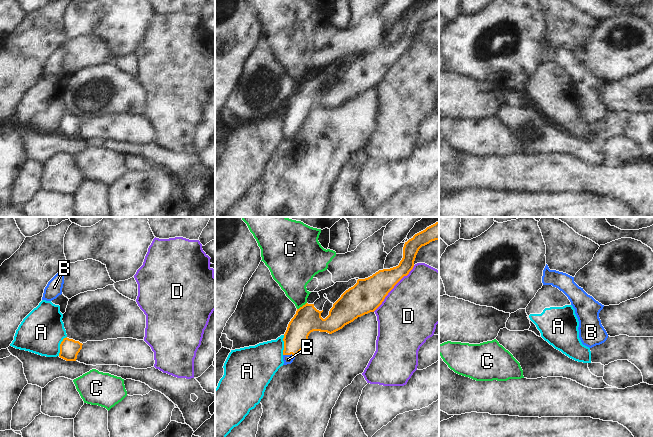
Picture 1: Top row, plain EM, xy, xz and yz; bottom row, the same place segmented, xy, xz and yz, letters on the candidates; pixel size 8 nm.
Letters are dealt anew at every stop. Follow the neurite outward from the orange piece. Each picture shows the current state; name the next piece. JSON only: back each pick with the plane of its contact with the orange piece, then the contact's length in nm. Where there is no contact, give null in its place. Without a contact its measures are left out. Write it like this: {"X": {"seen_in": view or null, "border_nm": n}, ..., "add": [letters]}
{"B": {"seen_in": "xz", "border_nm": 110}, "add": ["B"]}

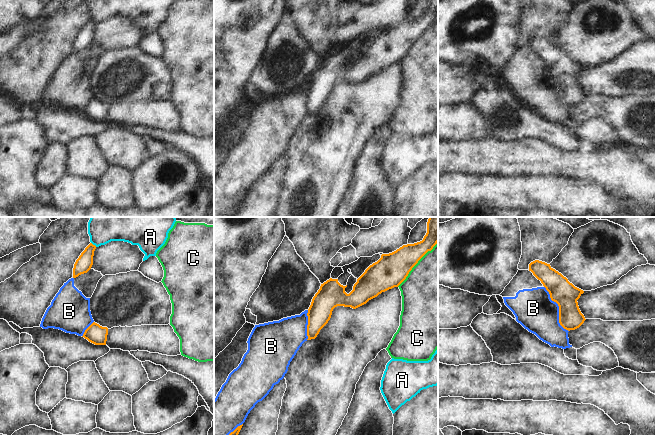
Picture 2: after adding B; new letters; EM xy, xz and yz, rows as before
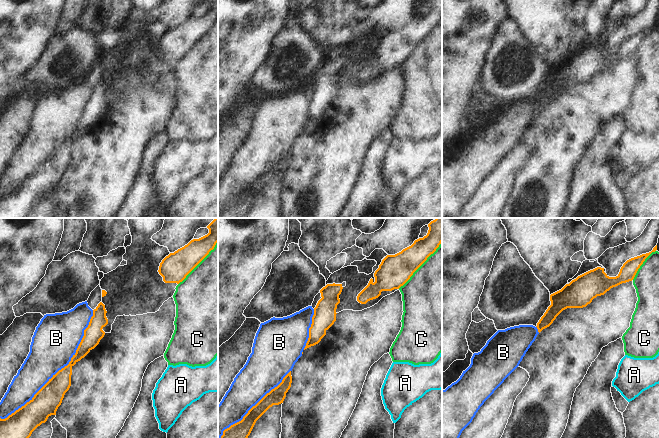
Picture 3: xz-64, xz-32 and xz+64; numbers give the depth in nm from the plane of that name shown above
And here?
{"add": []}

